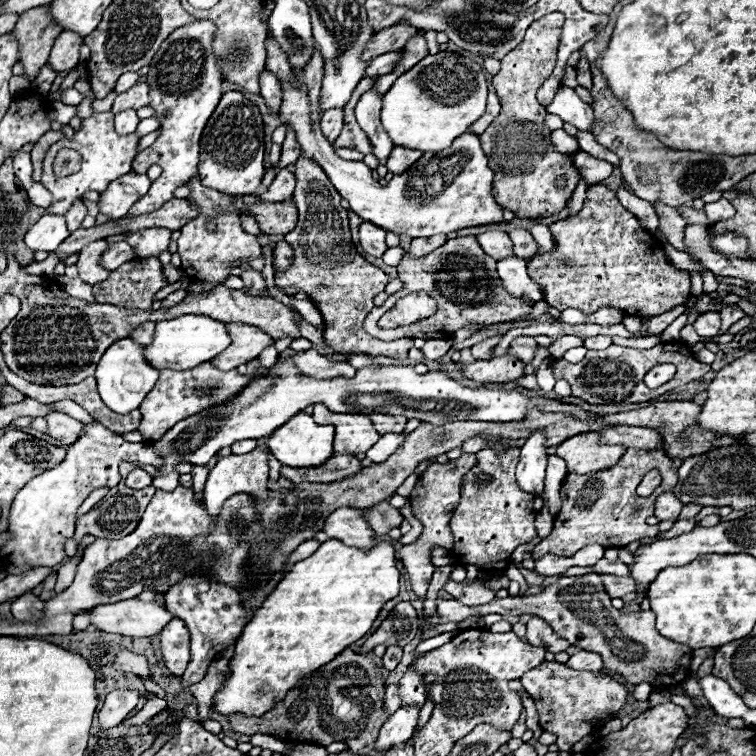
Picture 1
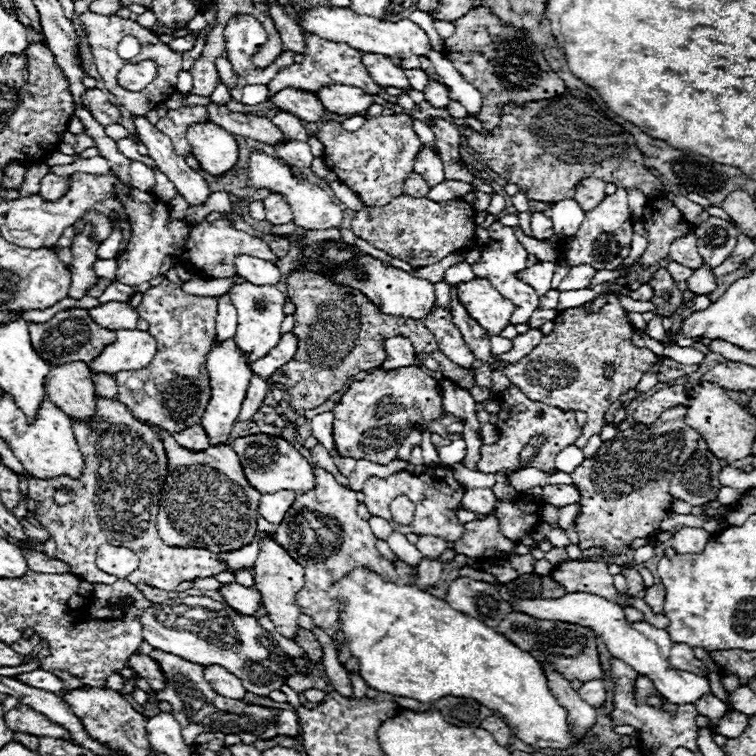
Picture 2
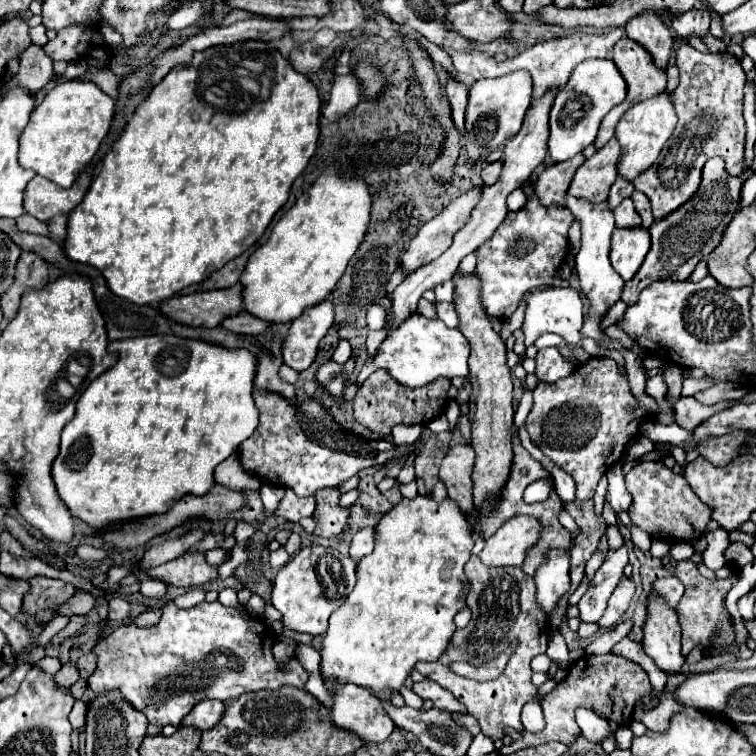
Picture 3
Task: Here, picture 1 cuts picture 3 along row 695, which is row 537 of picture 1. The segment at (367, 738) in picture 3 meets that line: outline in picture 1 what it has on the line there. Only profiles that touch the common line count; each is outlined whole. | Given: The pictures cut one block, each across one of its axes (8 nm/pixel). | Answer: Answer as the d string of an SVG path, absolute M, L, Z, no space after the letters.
M338 508L326 518L322 532L326 532L328 538L336 538L358 548L370 548L376 536L376 532L362 518L362 510L358 508Z

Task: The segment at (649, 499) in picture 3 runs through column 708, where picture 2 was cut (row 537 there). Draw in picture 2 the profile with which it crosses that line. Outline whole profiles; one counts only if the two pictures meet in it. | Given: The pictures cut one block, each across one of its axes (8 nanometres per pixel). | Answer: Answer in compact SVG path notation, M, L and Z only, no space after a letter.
M520 498L516 502L498 502L496 516L500 520L500 530L504 536L510 540L520 540L540 522L540 504Z

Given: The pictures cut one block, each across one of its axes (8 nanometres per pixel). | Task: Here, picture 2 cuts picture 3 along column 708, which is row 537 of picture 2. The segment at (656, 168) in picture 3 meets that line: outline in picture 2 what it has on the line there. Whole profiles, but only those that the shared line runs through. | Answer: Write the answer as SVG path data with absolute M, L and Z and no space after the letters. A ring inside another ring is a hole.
M96 396L96 414L92 418L90 424L82 422L82 420L72 420L72 430L74 430L74 438L80 446L80 452L84 456L84 470L82 476L70 478L70 476L56 476L56 478L48 478L48 480L40 480L40 478L30 478L28 482L28 496L32 500L36 500L40 504L40 508L36 508L36 520L50 532L50 536L56 542L56 558L66 562L70 566L70 572L74 572L74 576L78 576L80 580L86 580L90 584L114 584L118 578L110 576L102 570L98 570L96 566L96 552L102 544L114 544L114 546L124 546L134 550L134 554L140 560L140 566L126 576L128 582L132 584L148 584L166 592L174 592L176 586L180 582L192 580L192 578L206 578L218 572L224 572L224 564L218 562L218 556L202 550L202 548L172 548L172 546L164 546L162 540L158 540L158 532L156 532L156 508L158 508L158 500L160 500L160 490L164 486L166 480L166 452L164 446L160 442L160 438L156 436L156 432L136 420L132 416L132 412L114 400L106 400L102 396ZM58 486L70 486L74 490L74 500L66 506L56 506L52 500L52 494Z

